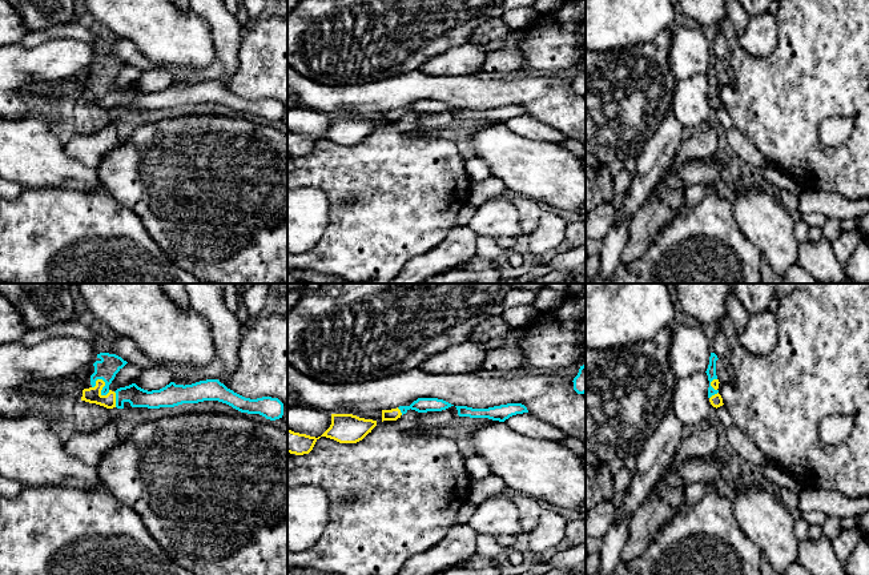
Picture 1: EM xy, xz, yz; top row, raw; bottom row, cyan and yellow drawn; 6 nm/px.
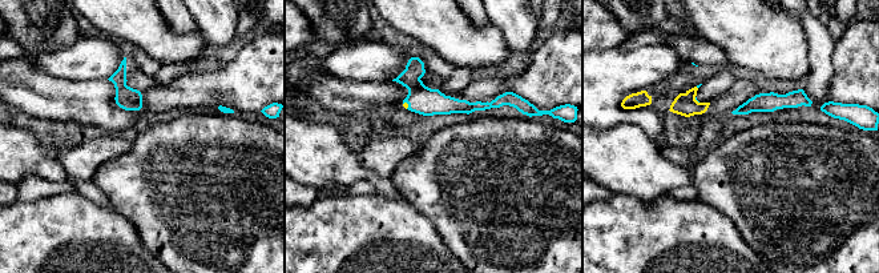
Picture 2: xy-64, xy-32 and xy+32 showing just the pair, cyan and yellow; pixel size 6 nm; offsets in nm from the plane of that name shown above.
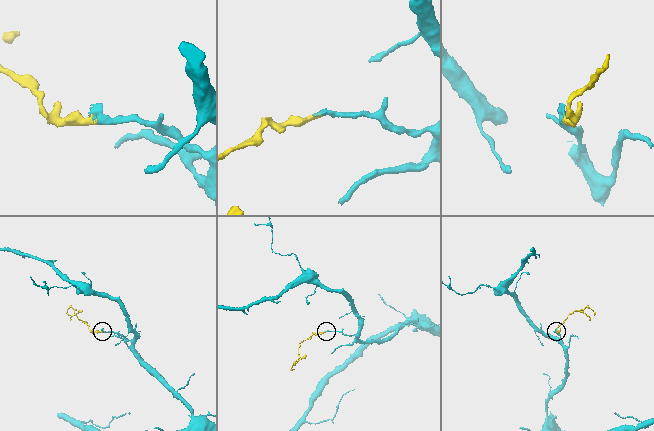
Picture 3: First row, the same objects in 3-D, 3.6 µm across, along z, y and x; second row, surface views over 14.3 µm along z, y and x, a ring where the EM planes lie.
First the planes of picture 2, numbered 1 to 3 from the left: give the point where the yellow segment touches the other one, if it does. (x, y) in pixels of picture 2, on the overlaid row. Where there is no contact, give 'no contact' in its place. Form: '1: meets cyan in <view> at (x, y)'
1: no contact
2: meets cyan in xy-32 at (408, 105)
3: meets cyan in xy+32 at (696, 99)

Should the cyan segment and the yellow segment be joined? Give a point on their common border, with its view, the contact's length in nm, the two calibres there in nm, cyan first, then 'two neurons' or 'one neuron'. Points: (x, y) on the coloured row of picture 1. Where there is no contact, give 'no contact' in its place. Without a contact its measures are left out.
contact xy (104, 386); length 120 nm; calibres 130 and 100 nm; one neuron

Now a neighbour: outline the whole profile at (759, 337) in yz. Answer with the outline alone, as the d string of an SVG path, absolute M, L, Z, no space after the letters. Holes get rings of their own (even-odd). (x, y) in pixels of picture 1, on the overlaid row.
M765 310L751 314L745 327L737 331L737 341L741 350L753 357L769 354L777 346L777 317Z

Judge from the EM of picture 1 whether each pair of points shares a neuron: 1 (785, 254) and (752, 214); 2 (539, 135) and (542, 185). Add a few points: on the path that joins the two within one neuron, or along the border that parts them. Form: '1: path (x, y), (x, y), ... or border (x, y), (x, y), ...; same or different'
1: path (777, 245), (775, 237), (761, 224); same
2: border (510, 128), (521, 136), (559, 144); different

